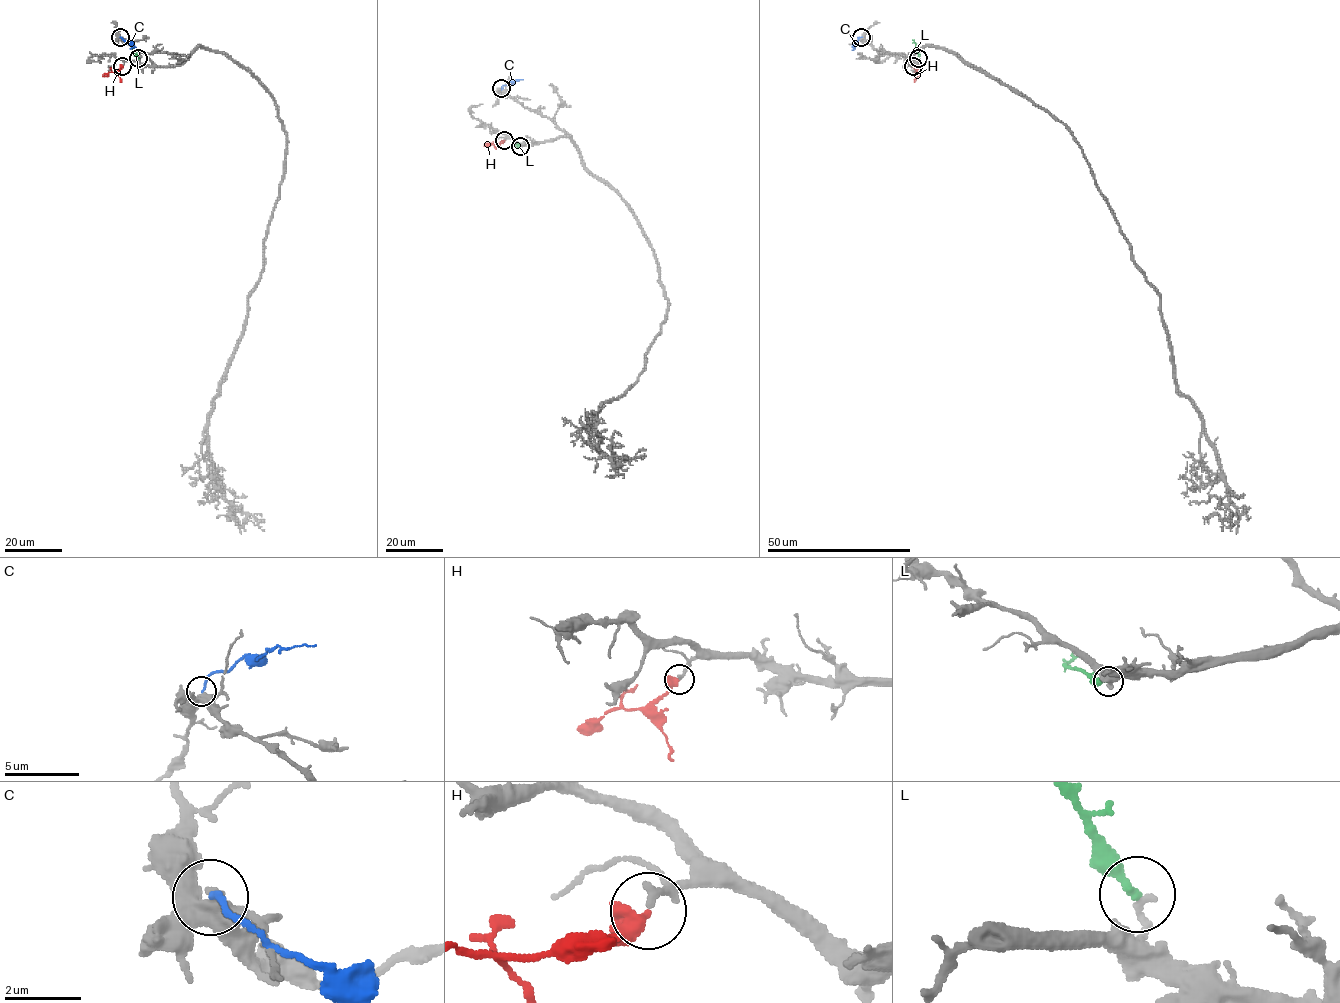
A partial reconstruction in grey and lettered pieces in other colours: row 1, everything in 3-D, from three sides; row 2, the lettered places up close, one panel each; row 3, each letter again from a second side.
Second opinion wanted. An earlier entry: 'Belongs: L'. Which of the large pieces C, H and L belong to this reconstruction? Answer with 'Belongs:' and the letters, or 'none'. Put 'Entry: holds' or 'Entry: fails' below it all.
Belongs: H
Entry: fails

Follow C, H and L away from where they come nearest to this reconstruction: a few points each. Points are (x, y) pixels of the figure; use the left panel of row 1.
C: (120, 36), (142, 50)
H: (122, 65), (103, 75)
L: (138, 57), (130, 45), (132, 40)

